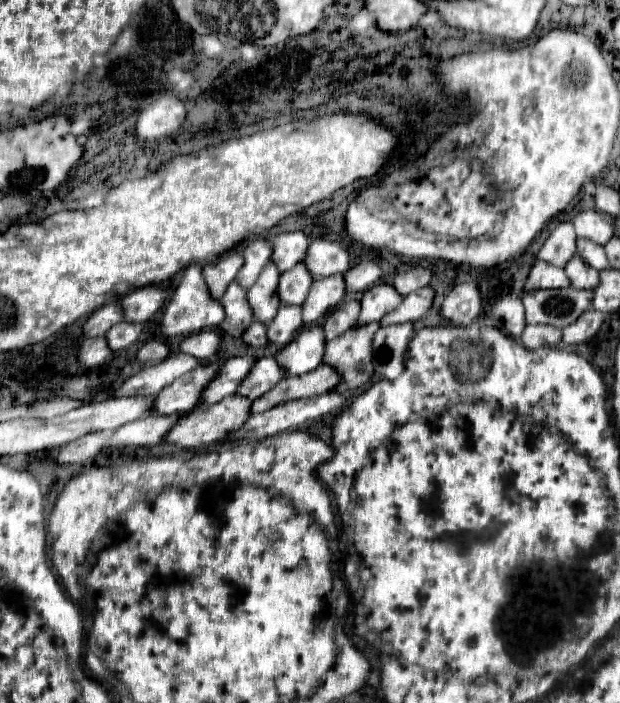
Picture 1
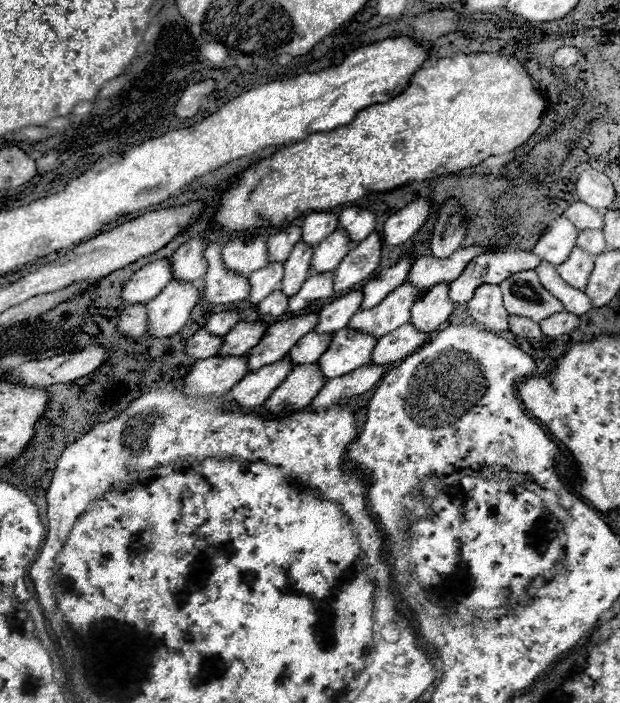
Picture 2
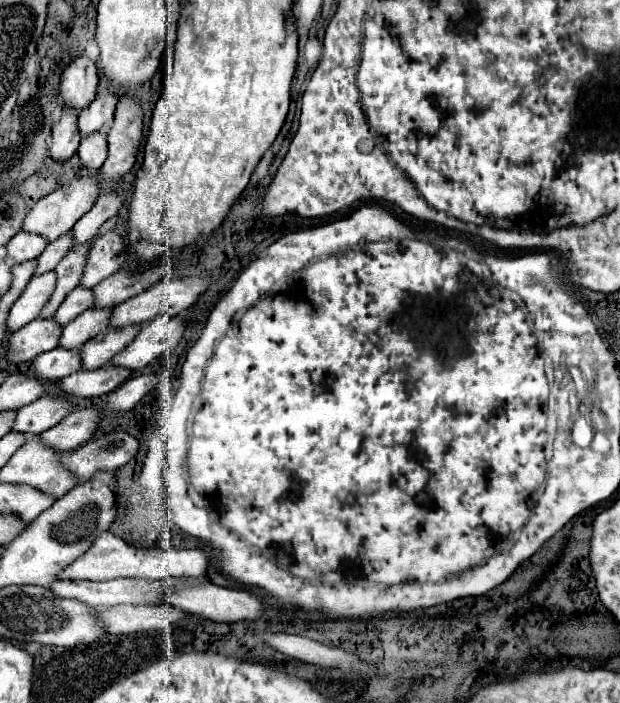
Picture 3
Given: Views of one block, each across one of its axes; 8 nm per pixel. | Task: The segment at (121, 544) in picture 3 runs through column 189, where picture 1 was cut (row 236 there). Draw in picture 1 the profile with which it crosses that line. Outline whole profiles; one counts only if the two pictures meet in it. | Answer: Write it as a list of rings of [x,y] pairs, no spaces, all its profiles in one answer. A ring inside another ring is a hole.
[[[562,222],[552,230],[548,240],[540,248],[538,260],[550,262],[550,264],[554,264],[558,268],[564,268],[564,264],[568,264],[568,260],[574,254],[576,254],[574,226],[572,226],[572,222]]]

